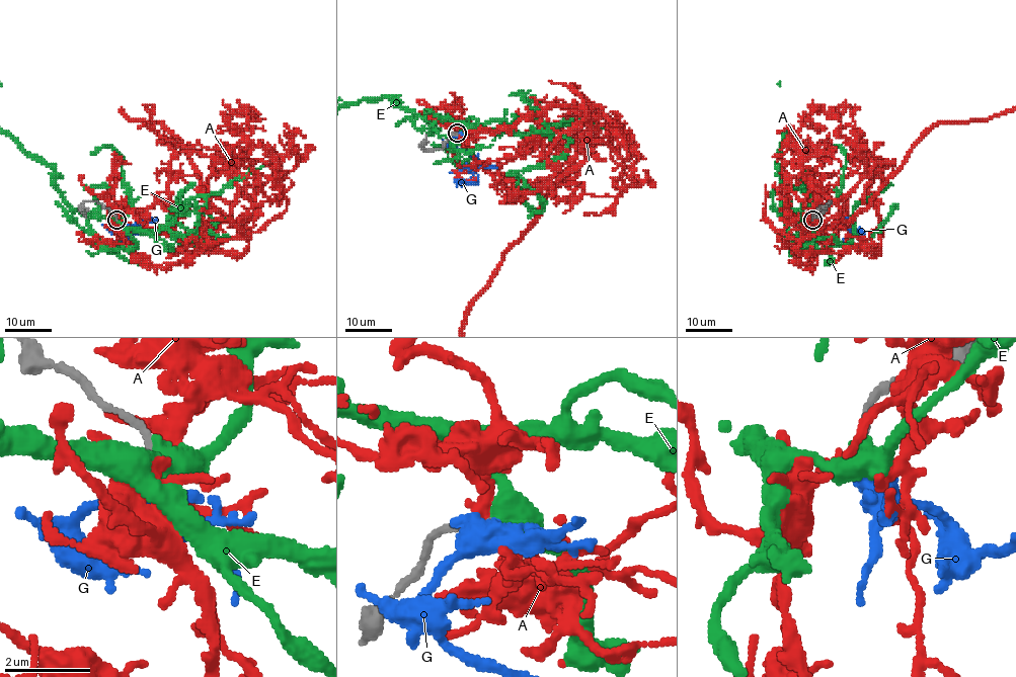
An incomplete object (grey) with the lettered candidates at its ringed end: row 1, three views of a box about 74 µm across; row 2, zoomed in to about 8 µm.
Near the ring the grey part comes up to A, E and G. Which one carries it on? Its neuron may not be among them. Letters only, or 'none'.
G

